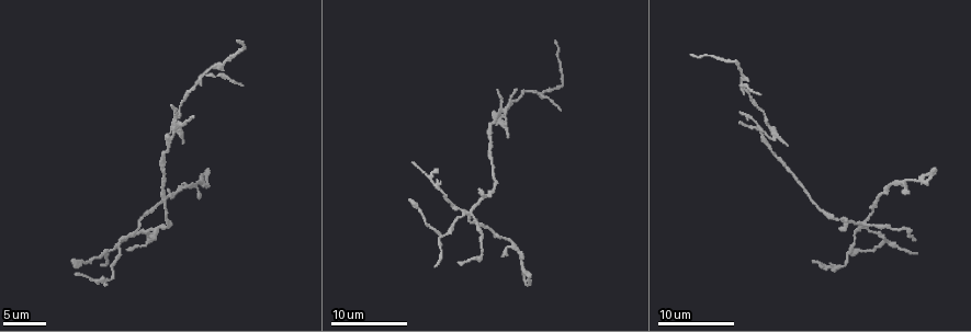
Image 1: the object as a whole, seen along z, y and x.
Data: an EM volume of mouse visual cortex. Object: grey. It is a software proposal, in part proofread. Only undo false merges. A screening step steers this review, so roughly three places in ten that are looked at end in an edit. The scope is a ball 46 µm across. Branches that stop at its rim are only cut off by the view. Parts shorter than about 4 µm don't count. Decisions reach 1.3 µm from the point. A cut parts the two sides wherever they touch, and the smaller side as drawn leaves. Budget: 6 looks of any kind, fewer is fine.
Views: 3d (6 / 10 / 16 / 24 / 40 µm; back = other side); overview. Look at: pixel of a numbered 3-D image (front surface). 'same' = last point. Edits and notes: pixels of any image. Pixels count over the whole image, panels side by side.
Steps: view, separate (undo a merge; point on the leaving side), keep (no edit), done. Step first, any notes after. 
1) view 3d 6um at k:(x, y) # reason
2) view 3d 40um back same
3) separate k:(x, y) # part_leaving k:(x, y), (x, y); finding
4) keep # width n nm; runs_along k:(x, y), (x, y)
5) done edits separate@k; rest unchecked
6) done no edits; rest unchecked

view 3d 16um at 1:(107, 253) # branch point

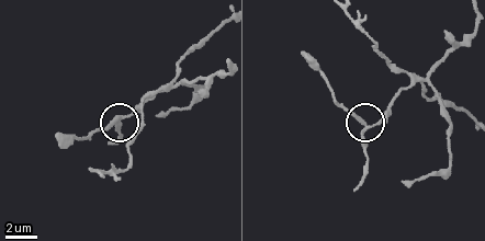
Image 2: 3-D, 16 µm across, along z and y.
view 3d 6um at 2:(118, 116)

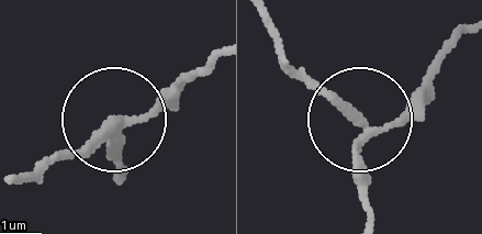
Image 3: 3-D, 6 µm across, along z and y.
separate 3:(82, 152) # side_arm 5 um; part_leaving 3:(119, 121), (24, 181); two cells meet here

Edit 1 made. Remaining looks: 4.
view overview

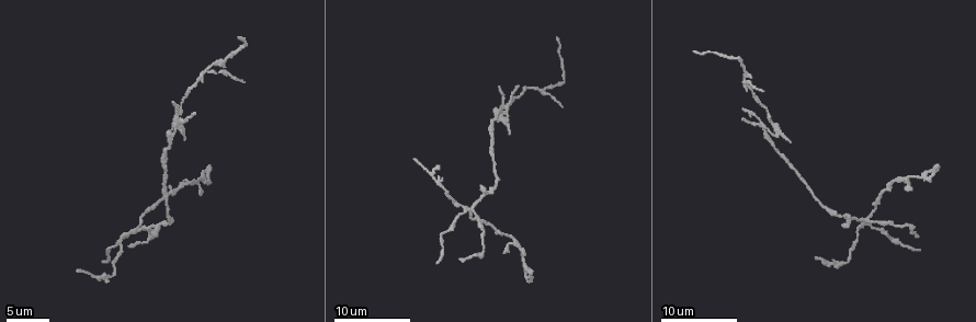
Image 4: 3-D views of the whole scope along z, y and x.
view 3d 10um at 4:(467, 209) # looks like a crossing

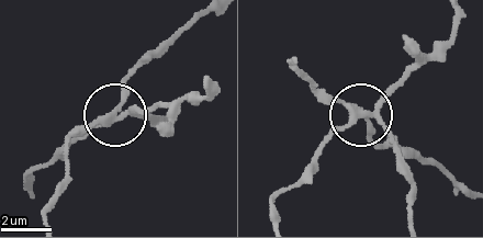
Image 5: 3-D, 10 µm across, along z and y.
view 3d 10um back at 5:(114, 111)

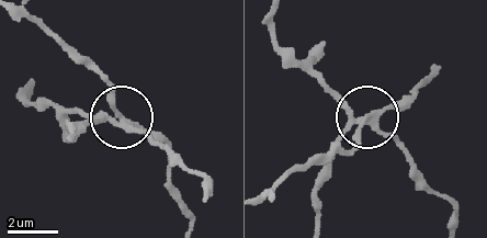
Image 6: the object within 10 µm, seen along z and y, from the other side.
separate 6:(110, 100) # part_leaving 6:(125, 118), (102, 77), (21, 15); a second cell is stuck on

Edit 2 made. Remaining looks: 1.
view 3d 6um at 4:(838, 216)

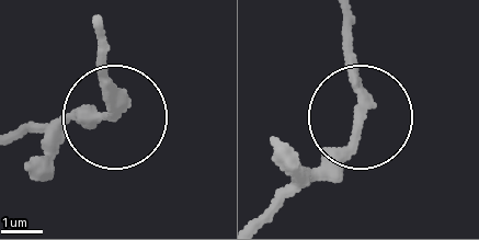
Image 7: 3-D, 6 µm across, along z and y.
keep # runs_along 7:(98, 30), (112, 110), (21, 124); all the same cell

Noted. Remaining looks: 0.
done edits separate@3, separate@6; rest unchecked

